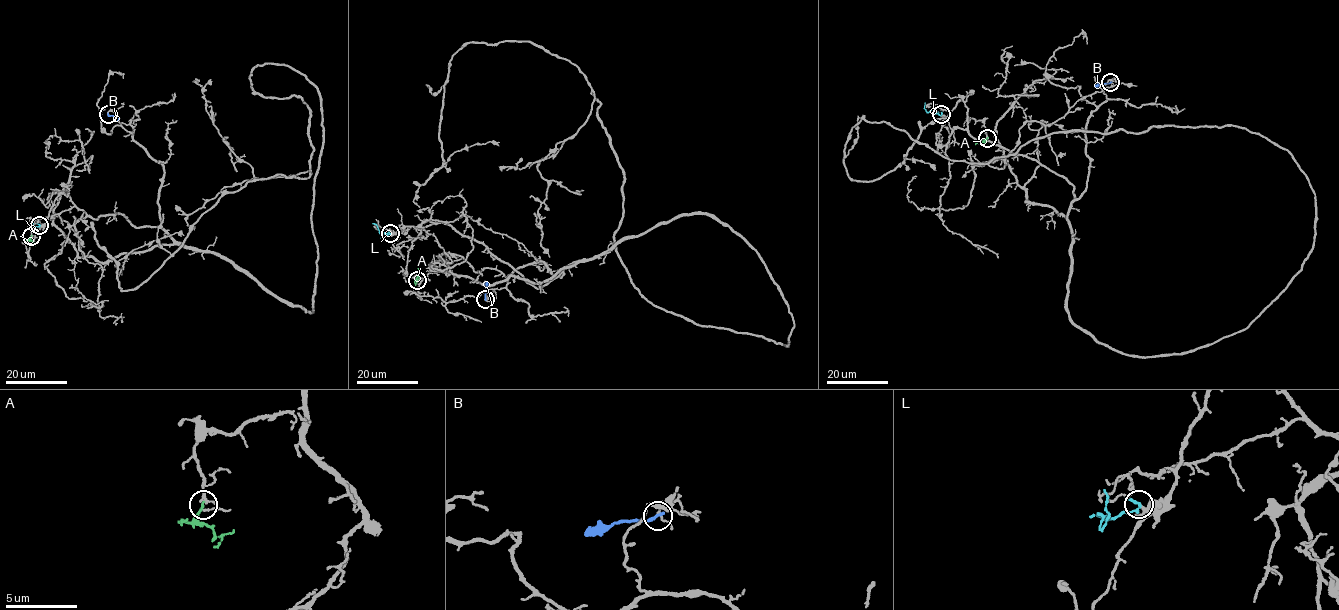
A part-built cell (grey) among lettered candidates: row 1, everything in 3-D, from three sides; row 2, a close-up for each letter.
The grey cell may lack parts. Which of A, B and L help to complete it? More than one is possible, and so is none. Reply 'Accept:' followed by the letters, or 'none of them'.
Accept: L

